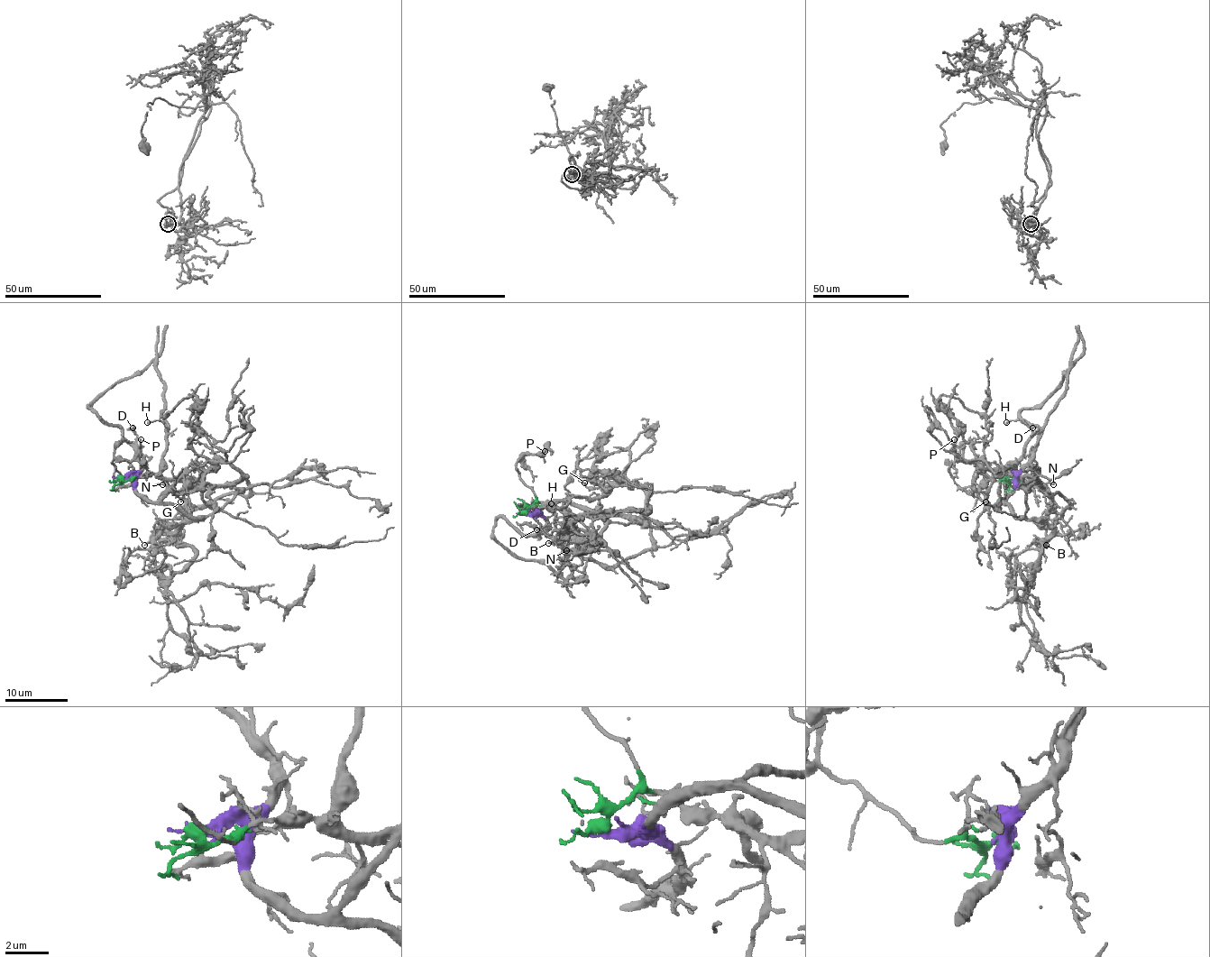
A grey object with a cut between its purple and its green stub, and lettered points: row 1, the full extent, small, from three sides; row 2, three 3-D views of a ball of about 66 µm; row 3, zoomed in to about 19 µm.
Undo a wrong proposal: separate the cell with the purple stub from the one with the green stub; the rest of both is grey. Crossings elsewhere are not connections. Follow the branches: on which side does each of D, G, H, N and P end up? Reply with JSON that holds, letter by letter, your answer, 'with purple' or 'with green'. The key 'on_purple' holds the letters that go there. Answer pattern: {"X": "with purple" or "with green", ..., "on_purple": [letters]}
{"D": "with purple", "G": "with purple", "H": "with green", "N": "with green", "P": "with green", "on_purple": ["D", "G"]}

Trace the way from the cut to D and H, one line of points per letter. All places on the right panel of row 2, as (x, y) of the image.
D: (1016, 478), (1016, 473), (1026, 464), (1041, 435), (1037, 427), (1031, 428)
H: (1016, 478), (1009, 480), (1005, 477), (1012, 473), (1031, 433), (1021, 420), (1005, 422)

